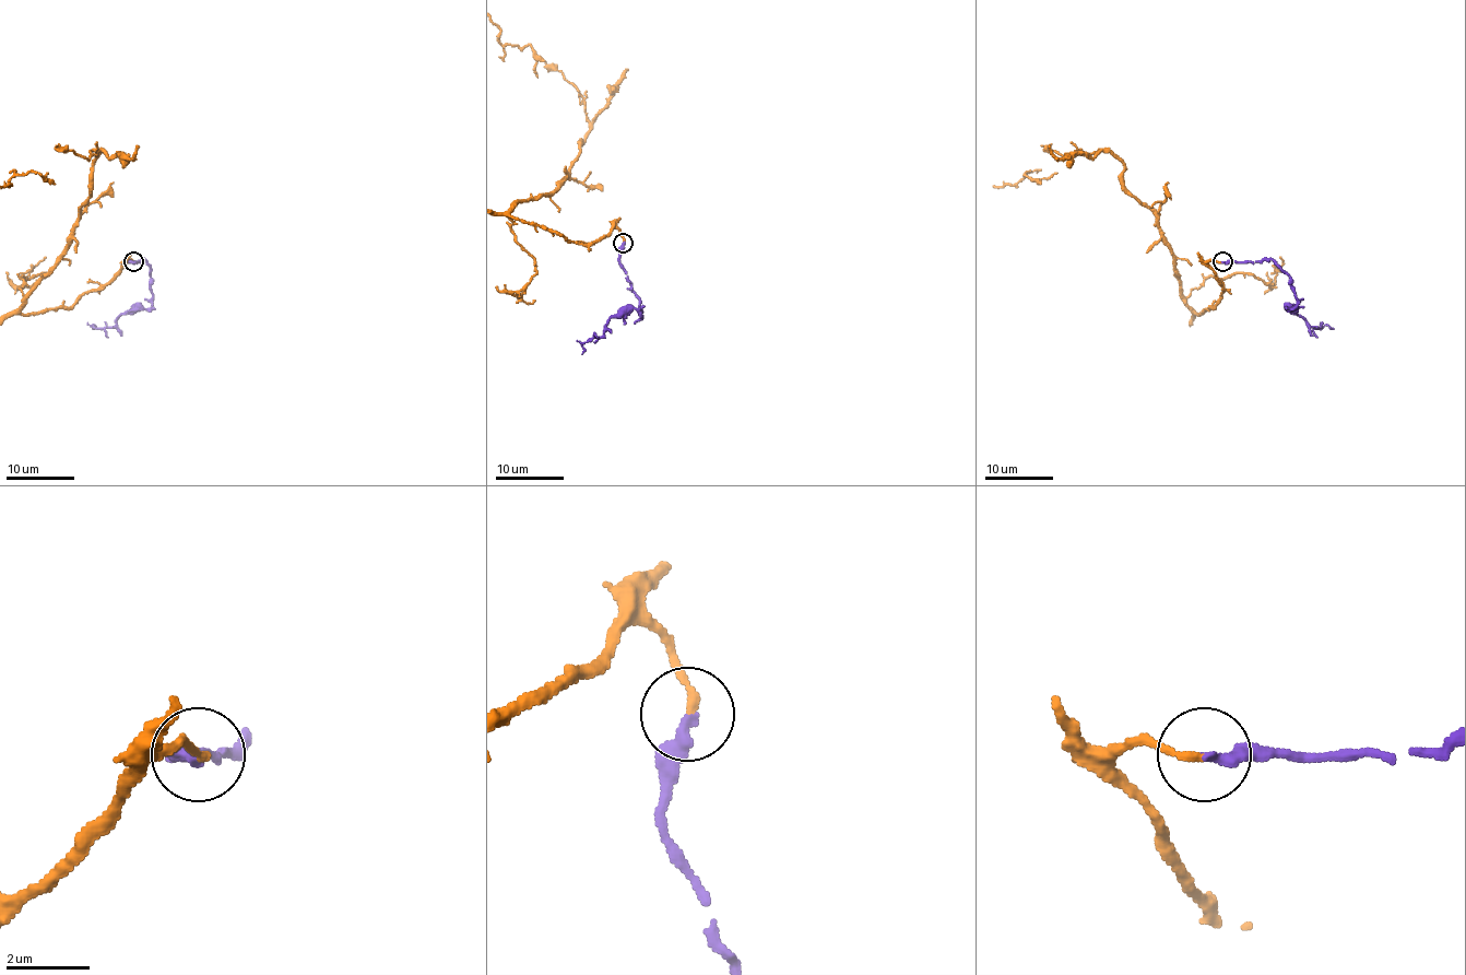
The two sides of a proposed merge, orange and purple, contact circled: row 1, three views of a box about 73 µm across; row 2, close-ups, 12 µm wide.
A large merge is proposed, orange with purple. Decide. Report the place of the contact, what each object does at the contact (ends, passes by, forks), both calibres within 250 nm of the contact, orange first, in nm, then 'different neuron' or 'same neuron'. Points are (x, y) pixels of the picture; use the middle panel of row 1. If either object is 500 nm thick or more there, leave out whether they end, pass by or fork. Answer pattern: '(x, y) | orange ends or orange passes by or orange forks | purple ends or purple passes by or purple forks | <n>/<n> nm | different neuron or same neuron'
(623, 243) | orange ends | purple ends | 200/280 nm | same neuron

